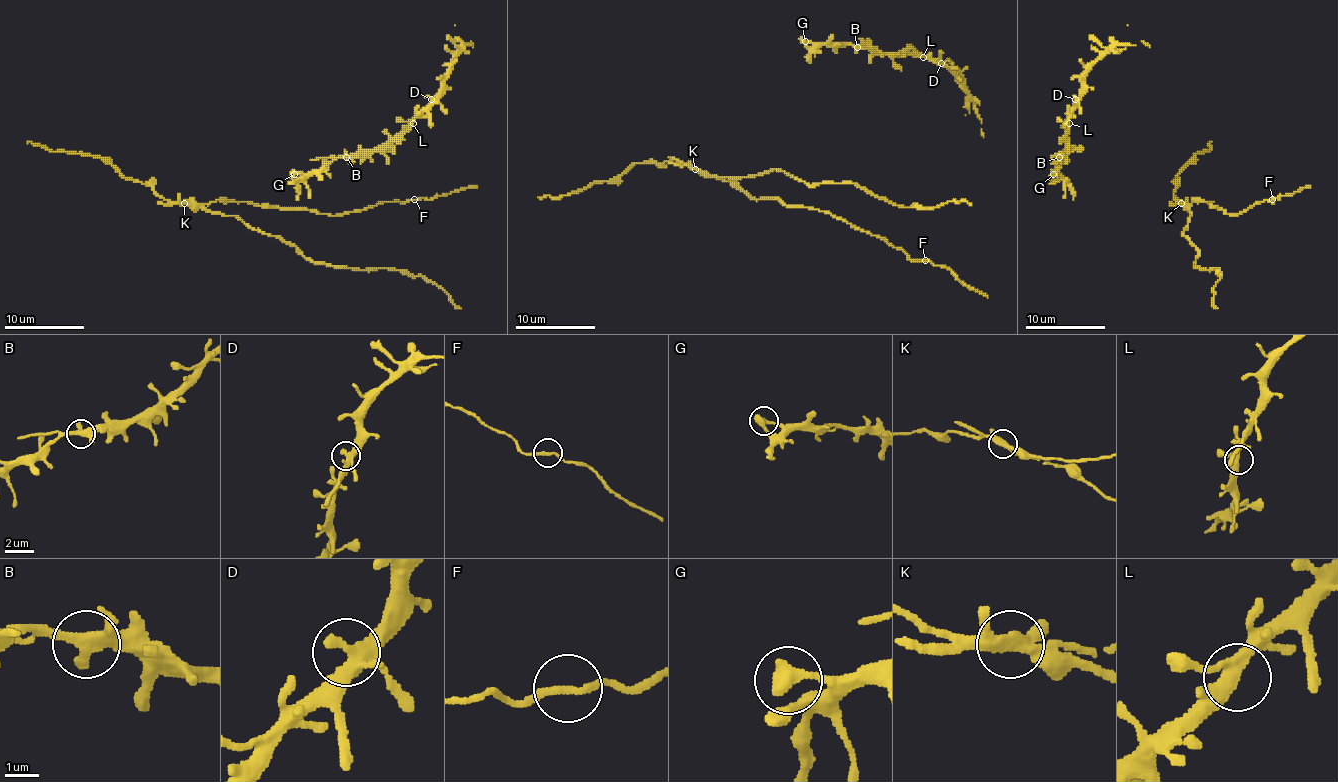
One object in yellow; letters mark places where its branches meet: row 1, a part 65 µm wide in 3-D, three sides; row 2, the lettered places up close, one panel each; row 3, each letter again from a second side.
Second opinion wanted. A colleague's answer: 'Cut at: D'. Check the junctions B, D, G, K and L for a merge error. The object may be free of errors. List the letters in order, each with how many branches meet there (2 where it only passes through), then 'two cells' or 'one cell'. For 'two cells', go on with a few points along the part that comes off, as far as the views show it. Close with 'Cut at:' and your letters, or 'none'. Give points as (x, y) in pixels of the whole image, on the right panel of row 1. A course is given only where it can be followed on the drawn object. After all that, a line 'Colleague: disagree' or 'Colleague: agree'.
B: 3 branches meet; one cell
D: 3 branches meet; one cell
G: 1 branches meet; one cell
K: 3 branches meet; one cell
L: 3 branches meet; one cell
Cut at: none
Colleague: disagree

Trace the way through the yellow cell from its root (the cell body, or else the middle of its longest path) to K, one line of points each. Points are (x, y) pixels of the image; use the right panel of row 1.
K: (1182, 234), (1190, 218), (1188, 208), (1182, 204)

